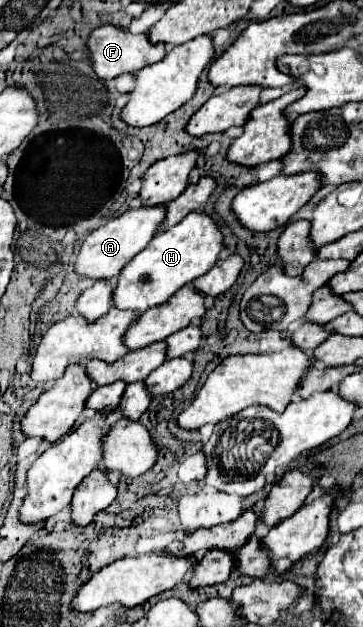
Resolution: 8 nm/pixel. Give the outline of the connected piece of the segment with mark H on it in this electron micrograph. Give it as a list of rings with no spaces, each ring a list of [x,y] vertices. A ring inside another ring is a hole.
[[[189,213],[175,227],[157,233],[147,249],[137,253],[119,273],[113,289],[113,305],[117,309],[145,311],[165,303],[177,289],[205,275],[223,249],[223,237],[217,223],[205,213]]]

